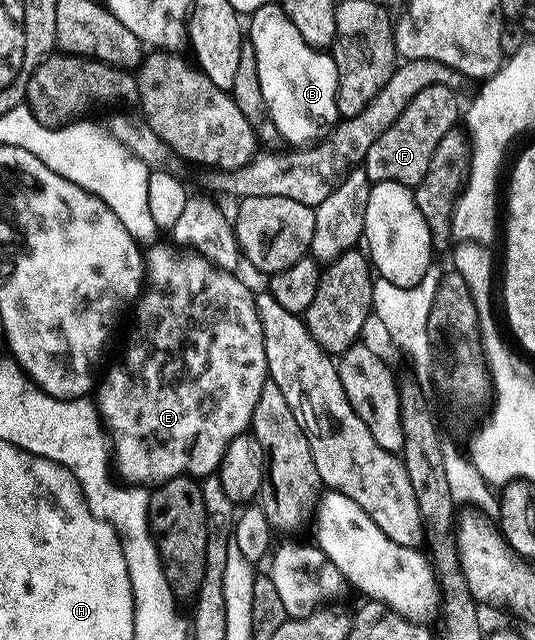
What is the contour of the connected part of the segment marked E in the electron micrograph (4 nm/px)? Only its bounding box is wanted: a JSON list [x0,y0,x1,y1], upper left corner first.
[103,244,267,487]

